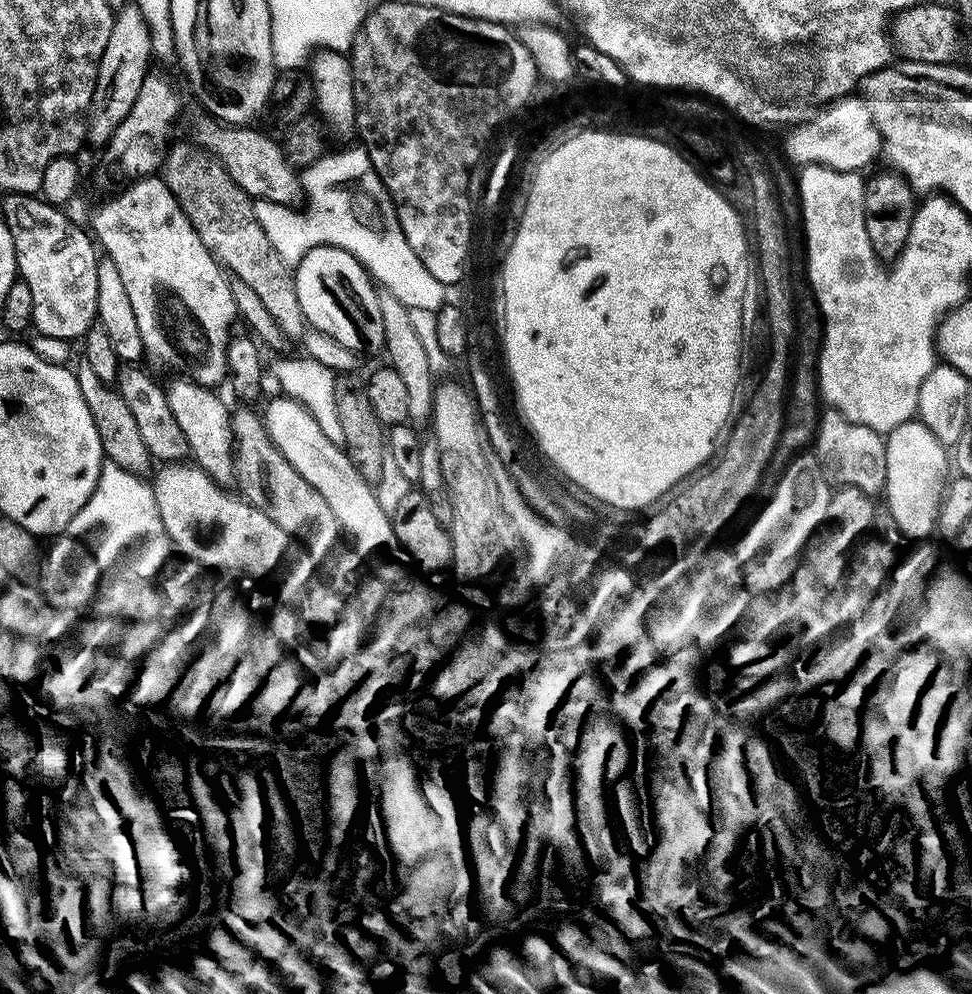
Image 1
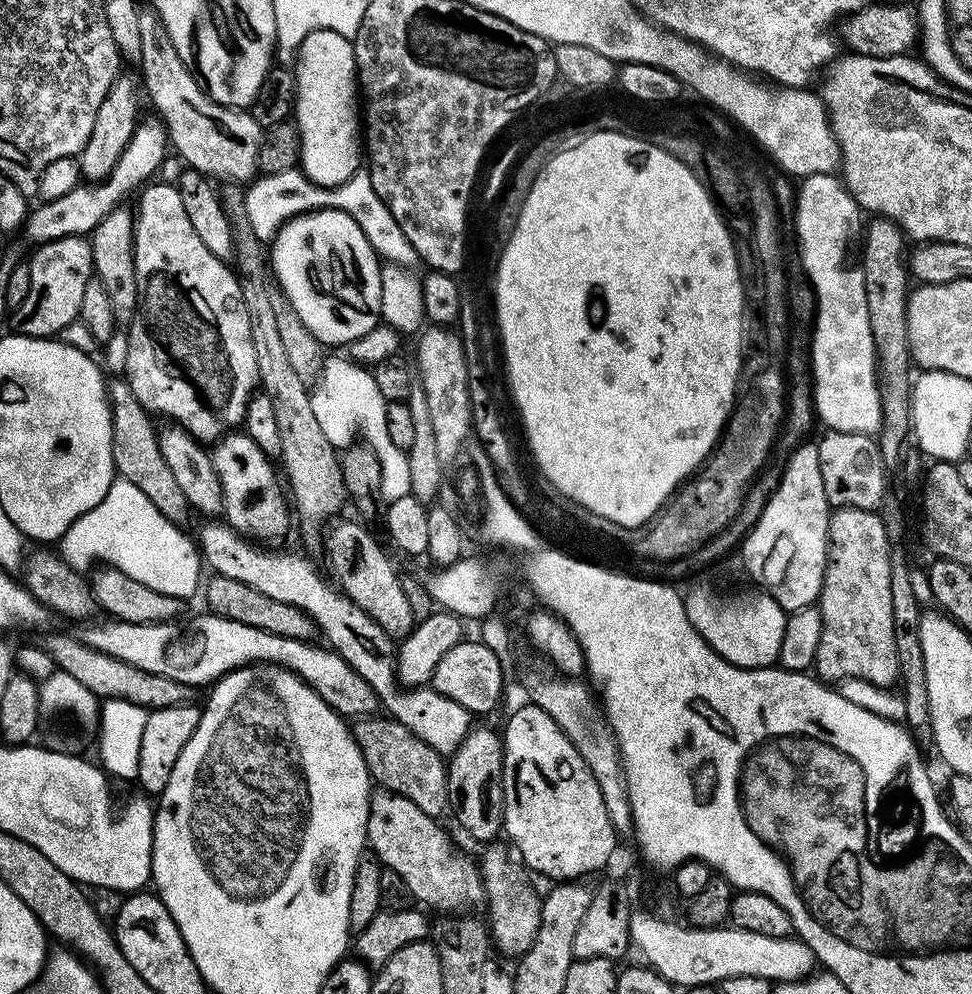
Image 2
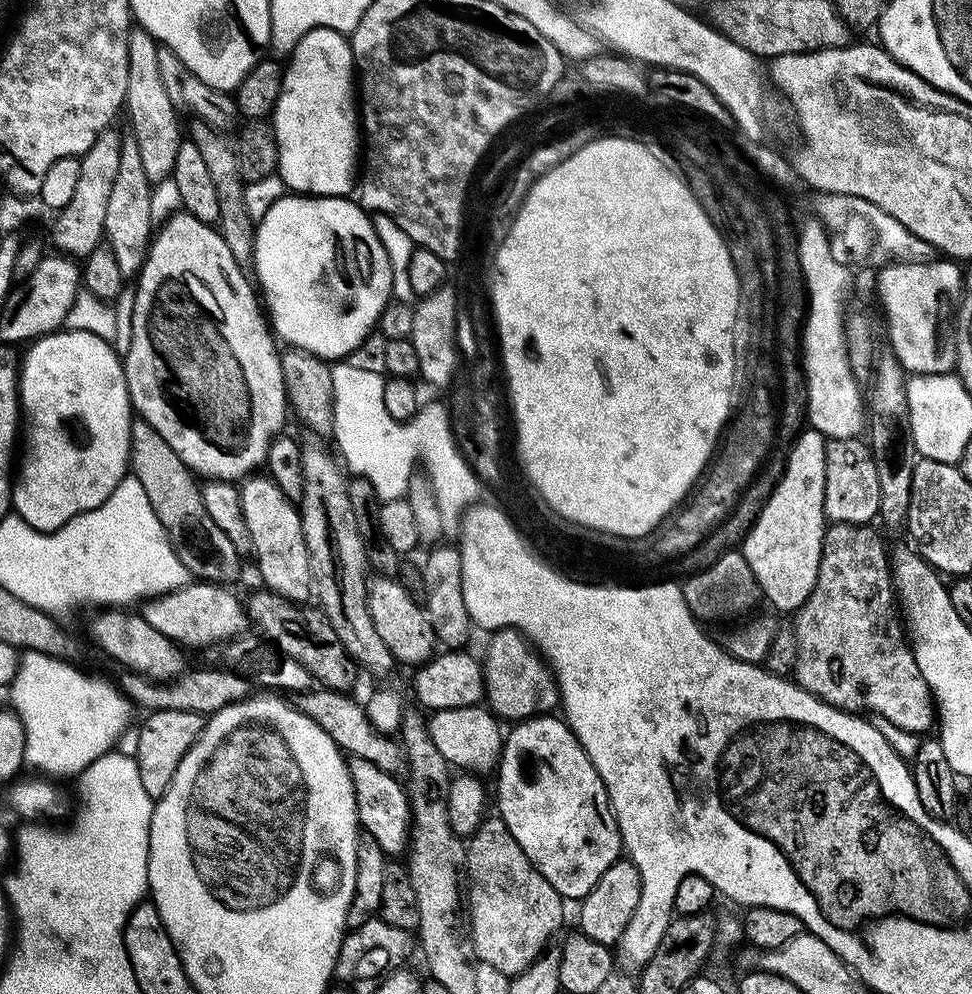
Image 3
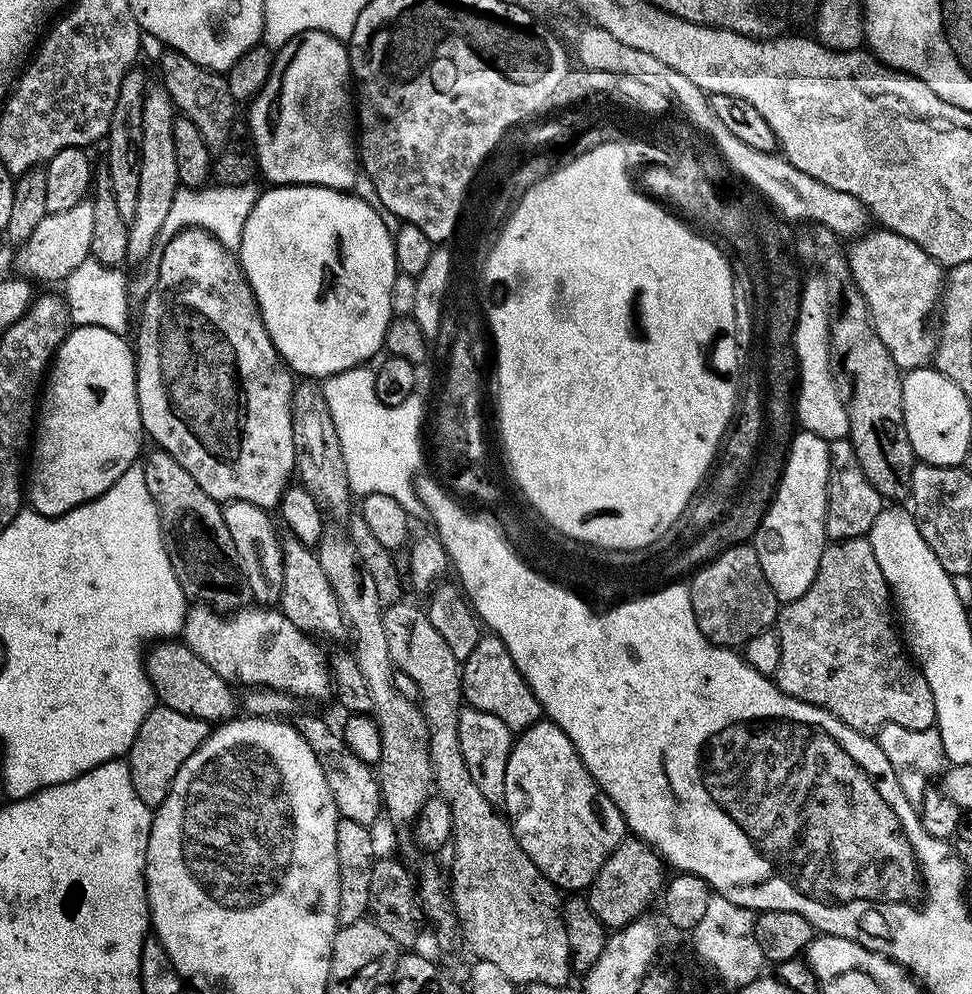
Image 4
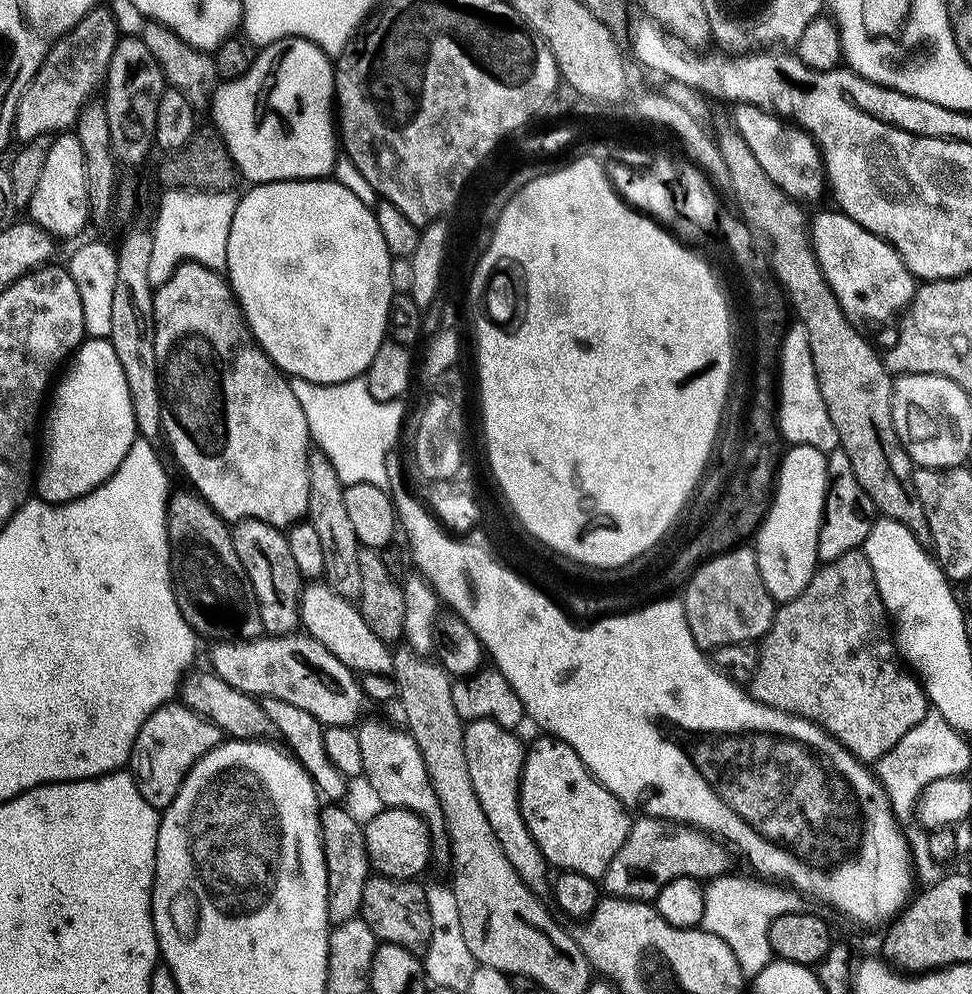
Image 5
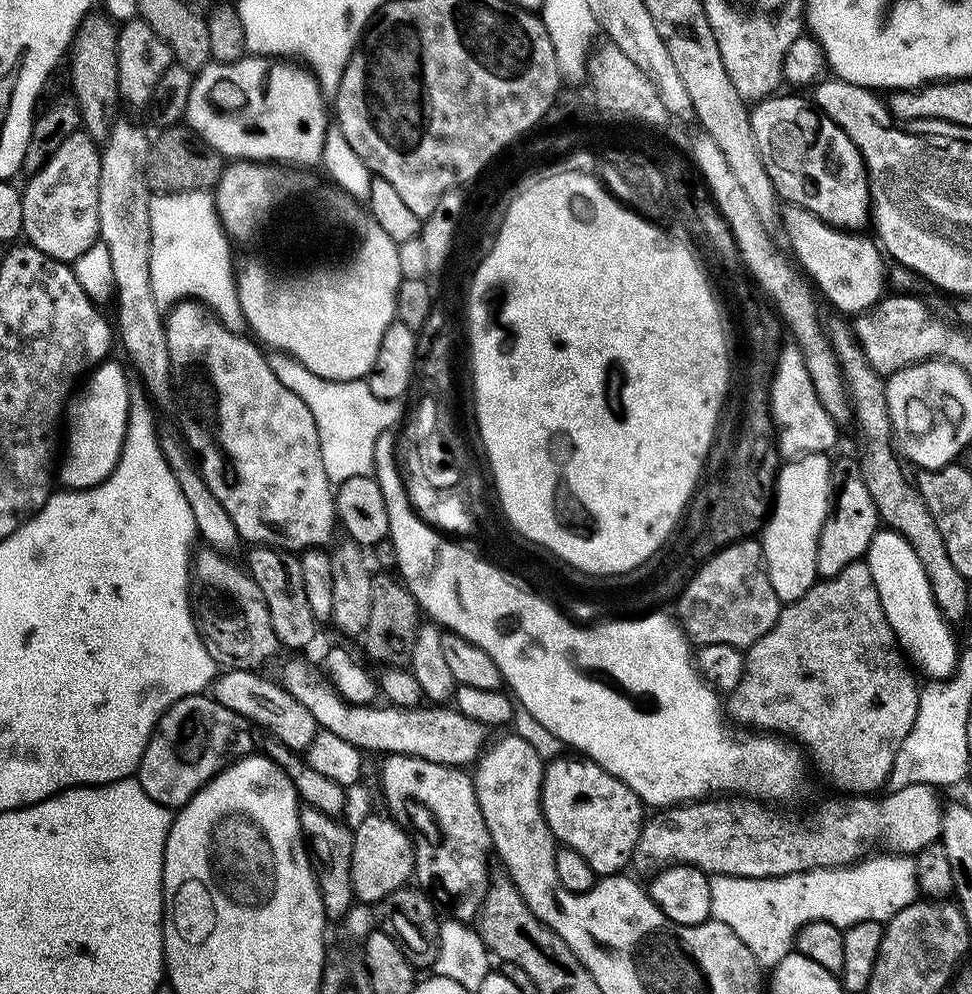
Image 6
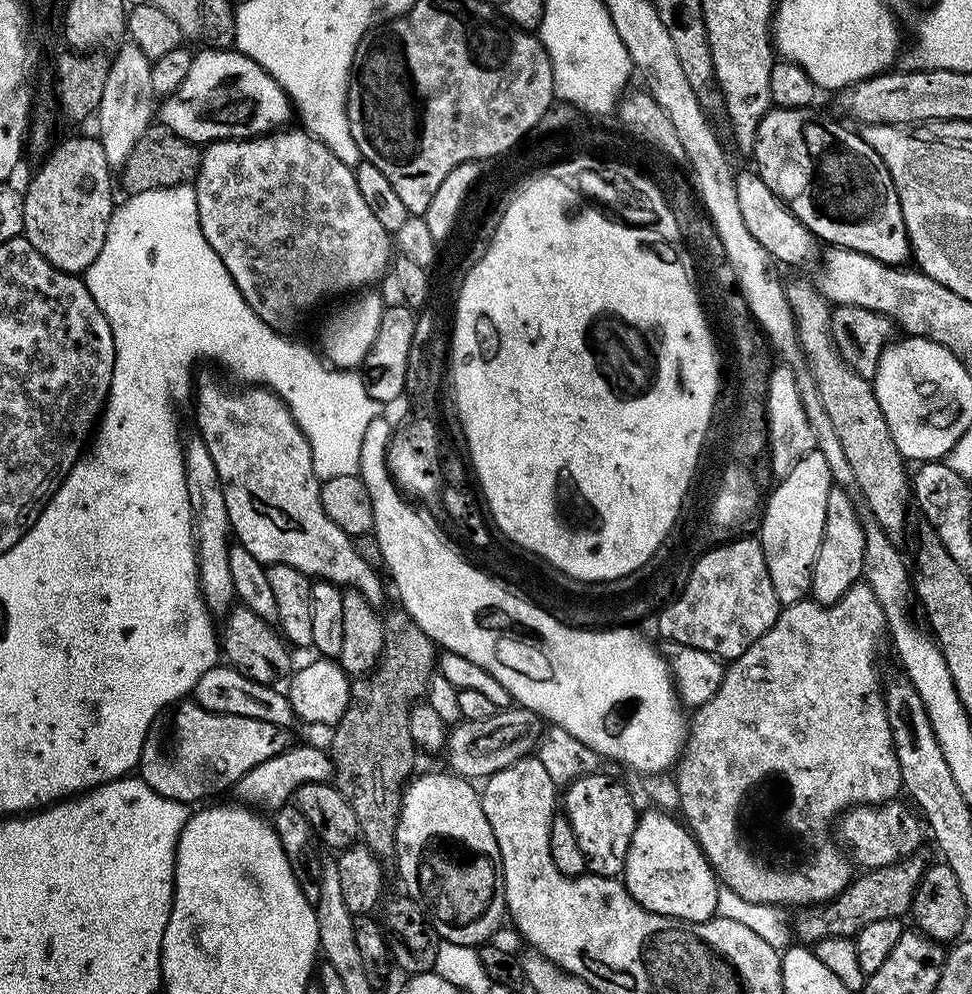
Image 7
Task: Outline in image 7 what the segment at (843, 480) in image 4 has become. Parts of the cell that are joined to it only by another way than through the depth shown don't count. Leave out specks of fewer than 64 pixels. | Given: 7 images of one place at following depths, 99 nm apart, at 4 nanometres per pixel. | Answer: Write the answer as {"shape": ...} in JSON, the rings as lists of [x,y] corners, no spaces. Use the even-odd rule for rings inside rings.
{"shape":[[[834,486],[826,498],[826,522],[822,526],[822,542],[818,546],[818,554],[812,571],[811,599],[820,604],[833,604],[856,584],[861,583],[864,575],[864,559],[866,558],[866,534],[864,520],[852,501],[849,489]]]}

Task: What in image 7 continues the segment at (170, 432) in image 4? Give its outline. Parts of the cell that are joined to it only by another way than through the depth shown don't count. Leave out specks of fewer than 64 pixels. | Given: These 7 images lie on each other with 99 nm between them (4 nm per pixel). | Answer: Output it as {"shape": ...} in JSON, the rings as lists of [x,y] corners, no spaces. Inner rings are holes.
{"shape":[[[212,376],[195,377],[194,388],[196,384],[196,426],[195,431],[203,438],[210,458],[214,460],[214,467],[218,472],[218,478],[221,479],[222,493],[225,495],[226,511],[229,514],[231,524],[231,535],[240,543],[242,547],[250,552],[260,564],[265,566],[269,564],[285,564],[294,566],[294,570],[305,572],[309,578],[316,580],[329,580],[332,584],[343,586],[348,590],[355,590],[364,595],[366,602],[377,606],[383,605],[384,584],[380,581],[380,576],[374,569],[368,565],[368,560],[355,548],[353,537],[346,535],[334,522],[330,520],[330,514],[322,508],[322,498],[320,497],[320,485],[322,483],[314,474],[314,458],[310,450],[310,442],[306,434],[298,426],[298,422],[292,417],[292,410],[276,395],[275,392],[263,386],[244,386],[241,392],[231,392],[220,380],[215,380]]]}

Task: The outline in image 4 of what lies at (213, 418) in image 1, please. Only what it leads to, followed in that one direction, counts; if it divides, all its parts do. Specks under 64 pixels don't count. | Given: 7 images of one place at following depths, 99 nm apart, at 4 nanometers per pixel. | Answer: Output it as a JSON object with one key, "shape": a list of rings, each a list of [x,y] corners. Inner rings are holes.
{"shape":[[[287,537],[282,543],[283,579],[280,582],[278,604],[283,615],[298,626],[300,630],[312,636],[324,634],[330,638],[345,635],[345,621],[338,606],[338,600],[330,586],[317,555],[296,537]]]}

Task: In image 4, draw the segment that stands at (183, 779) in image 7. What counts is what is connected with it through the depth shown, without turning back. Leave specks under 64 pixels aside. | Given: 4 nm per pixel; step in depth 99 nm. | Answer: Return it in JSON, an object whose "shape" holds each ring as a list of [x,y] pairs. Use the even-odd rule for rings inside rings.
{"shape":[[[156,706],[146,714],[132,743],[132,749],[128,752],[126,763],[134,782],[134,790],[138,790],[138,798],[142,798],[148,808],[155,810],[160,807],[186,758],[197,752],[209,735],[208,722],[188,717],[176,710]]]}

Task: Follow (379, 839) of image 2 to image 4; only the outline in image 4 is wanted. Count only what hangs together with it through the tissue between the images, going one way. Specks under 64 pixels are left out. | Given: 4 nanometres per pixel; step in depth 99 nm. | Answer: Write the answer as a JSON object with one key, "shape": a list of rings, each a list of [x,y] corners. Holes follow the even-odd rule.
{"shape":[[[304,716],[295,721],[294,727],[302,738],[314,750],[314,758],[318,758],[318,766],[322,766],[322,774],[326,774],[326,782],[330,786],[330,794],[334,794],[336,808],[345,820],[353,820],[359,824],[371,825],[373,820],[382,812],[380,798],[380,782],[373,765],[362,762],[350,746],[342,739],[341,733],[336,732],[326,721],[316,716]]]}

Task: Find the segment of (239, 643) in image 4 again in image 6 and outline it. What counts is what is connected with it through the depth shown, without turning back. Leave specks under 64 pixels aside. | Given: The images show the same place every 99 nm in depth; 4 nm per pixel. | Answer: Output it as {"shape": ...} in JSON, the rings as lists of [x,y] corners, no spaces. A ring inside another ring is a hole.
{"shape":[[[296,664],[282,679],[287,688],[310,714],[314,714],[317,725],[325,732],[338,734],[346,742],[368,752],[384,752],[383,754],[399,754],[417,756],[426,762],[447,764],[449,766],[475,765],[485,751],[484,739],[490,736],[489,729],[474,722],[474,718],[466,718],[466,714],[456,711],[452,706],[421,706],[418,708],[402,708],[395,706],[365,706],[352,704],[342,697],[334,687],[323,680],[312,680],[308,668],[304,664]]]}

